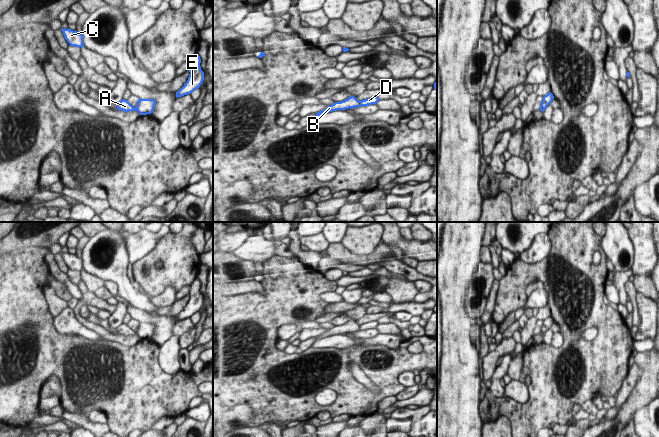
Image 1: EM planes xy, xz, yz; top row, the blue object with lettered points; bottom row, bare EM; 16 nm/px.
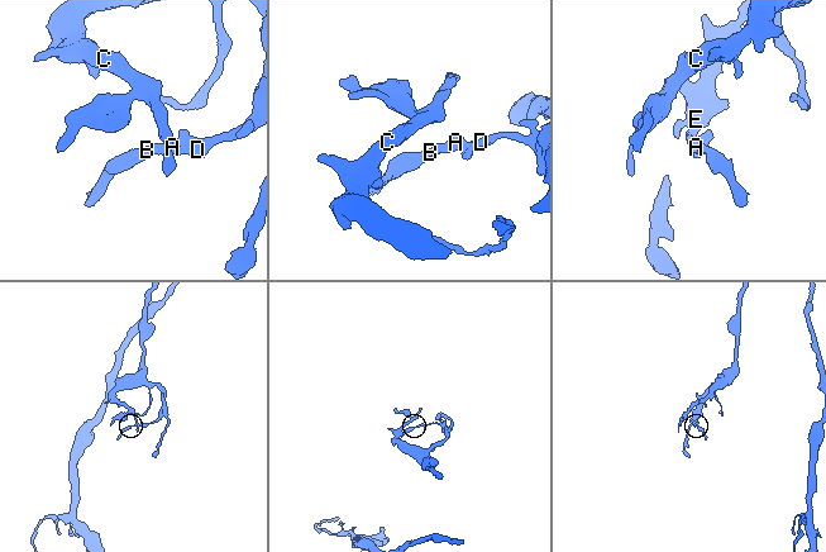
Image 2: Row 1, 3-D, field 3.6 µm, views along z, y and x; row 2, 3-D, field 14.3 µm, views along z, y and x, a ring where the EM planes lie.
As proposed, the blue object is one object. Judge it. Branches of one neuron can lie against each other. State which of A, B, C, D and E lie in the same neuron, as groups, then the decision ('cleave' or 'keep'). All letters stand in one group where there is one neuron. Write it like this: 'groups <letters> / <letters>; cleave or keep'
groups A B / C D E; cleave

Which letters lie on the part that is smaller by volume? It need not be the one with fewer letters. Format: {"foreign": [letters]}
{"foreign": ["A", "B"]}

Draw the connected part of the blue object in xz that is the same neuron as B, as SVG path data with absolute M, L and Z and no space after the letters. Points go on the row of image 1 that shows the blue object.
M351 96L344 101L335 102L334 104L328 106L326 109L318 112L315 118L317 118L320 115L323 115L332 111L336 111L336 110L345 110L349 108L353 109L354 107L359 107L359 105L360 105L360 101L358 101L356 97Z

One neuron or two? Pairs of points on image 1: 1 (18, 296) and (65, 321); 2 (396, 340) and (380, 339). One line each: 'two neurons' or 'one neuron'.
1: two neurons
2: one neuron

